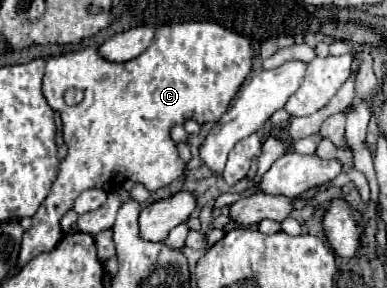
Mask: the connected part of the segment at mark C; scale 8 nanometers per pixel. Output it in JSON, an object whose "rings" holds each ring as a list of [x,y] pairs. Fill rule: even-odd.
{"rings":[[[201,21],[161,25],[147,51],[123,63],[103,59],[95,47],[49,57],[43,93],[49,105],[61,113],[69,153],[59,165],[51,193],[33,215],[31,229],[23,233],[17,265],[23,267],[35,255],[55,249],[63,239],[61,217],[83,191],[91,187],[117,191],[127,179],[157,191],[175,181],[185,171],[185,163],[171,139],[171,125],[185,119],[195,119],[199,125],[217,121],[249,75],[251,57],[245,37],[217,23]],[[69,87],[83,91],[85,97],[79,105],[65,105],[63,93]]]}

